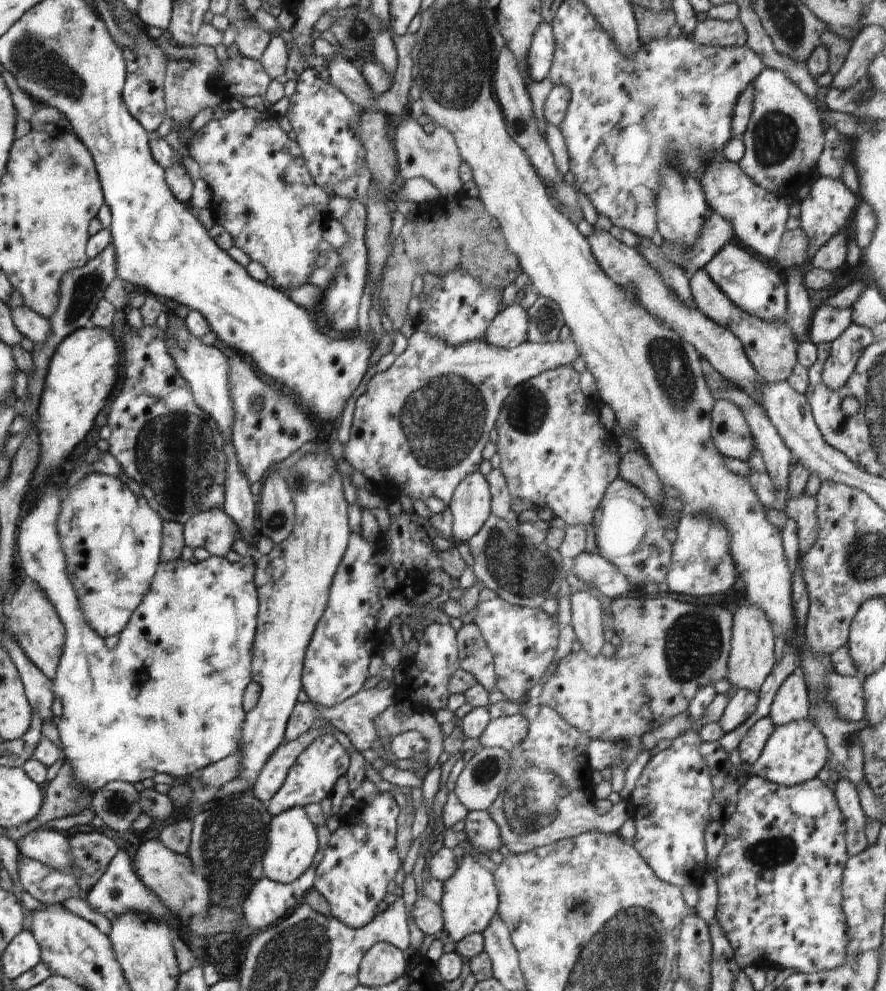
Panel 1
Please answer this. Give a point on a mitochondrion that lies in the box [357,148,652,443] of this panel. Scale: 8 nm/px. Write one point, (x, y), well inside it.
(527, 412)

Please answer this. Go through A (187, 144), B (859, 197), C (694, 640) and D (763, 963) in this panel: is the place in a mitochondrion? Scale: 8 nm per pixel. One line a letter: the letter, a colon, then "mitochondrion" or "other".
A: other
B: other
C: mitochondrion
D: other

